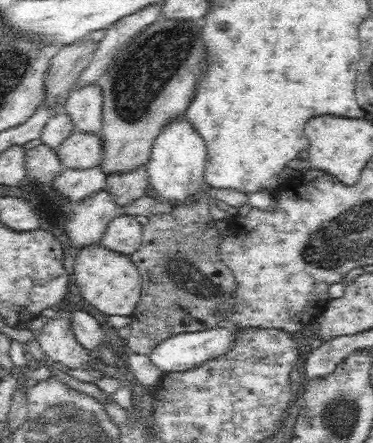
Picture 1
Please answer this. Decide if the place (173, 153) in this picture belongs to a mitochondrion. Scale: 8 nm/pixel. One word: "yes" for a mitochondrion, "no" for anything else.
no

